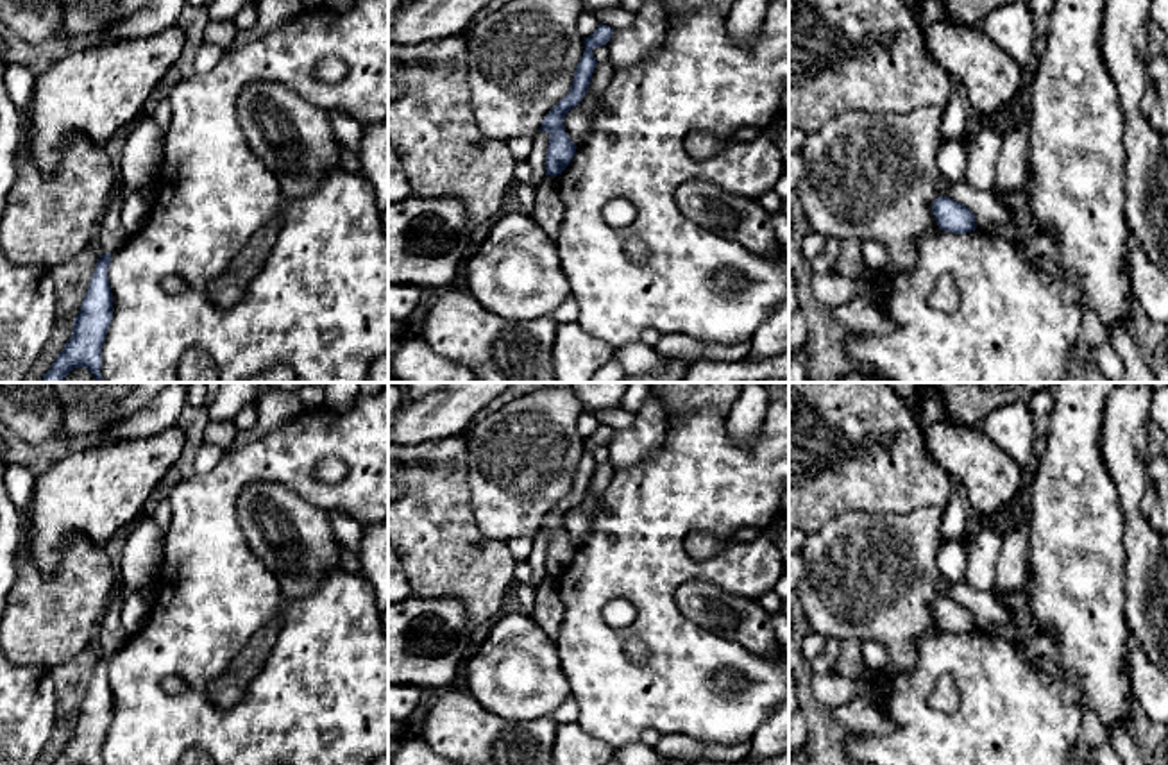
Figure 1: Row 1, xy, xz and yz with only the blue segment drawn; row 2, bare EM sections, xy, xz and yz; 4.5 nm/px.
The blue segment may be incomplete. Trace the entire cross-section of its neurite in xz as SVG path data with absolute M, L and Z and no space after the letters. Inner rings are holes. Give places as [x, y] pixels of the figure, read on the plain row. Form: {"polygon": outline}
{"polygon": "M599 424L594 434L583 441L585 450L574 470L571 492L542 520L542 527L538 531L546 531L549 534L546 576L556 577L562 574L576 554L578 547L567 536L563 518L588 492L588 484L597 465L592 450L606 445L612 434L612 427Z"}

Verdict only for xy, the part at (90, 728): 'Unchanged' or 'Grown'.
Unchanged

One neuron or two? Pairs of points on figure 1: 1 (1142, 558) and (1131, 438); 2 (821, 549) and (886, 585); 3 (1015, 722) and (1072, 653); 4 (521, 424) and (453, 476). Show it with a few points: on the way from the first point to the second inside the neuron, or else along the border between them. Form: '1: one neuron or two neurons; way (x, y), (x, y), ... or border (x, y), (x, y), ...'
1: one neuron; way (1138, 528), (1131, 513), (1131, 469)
2: one neuron; way (837, 558), (870, 581)
3: two neurons; border (1066, 676), (1072, 683)
4: two neurons; border (465, 442), (467, 488), (473, 506)

